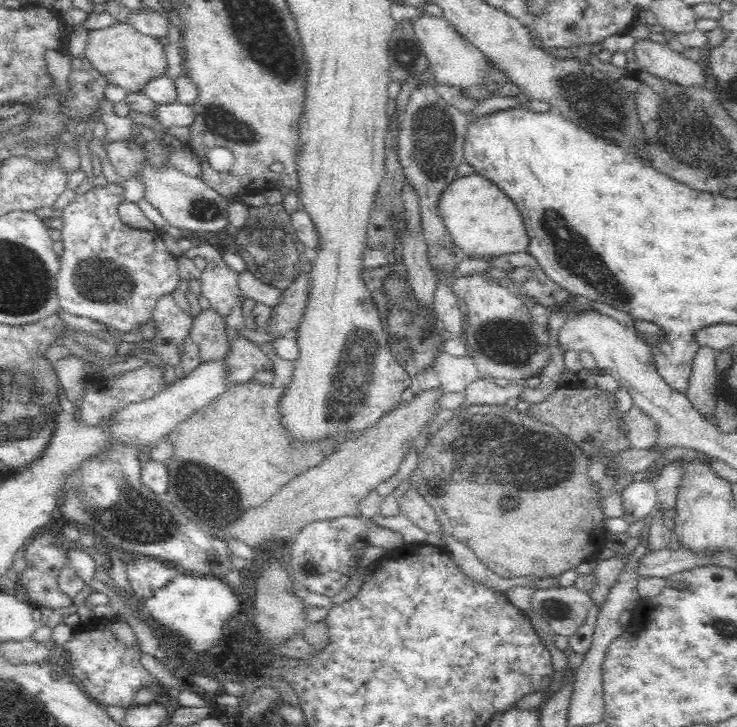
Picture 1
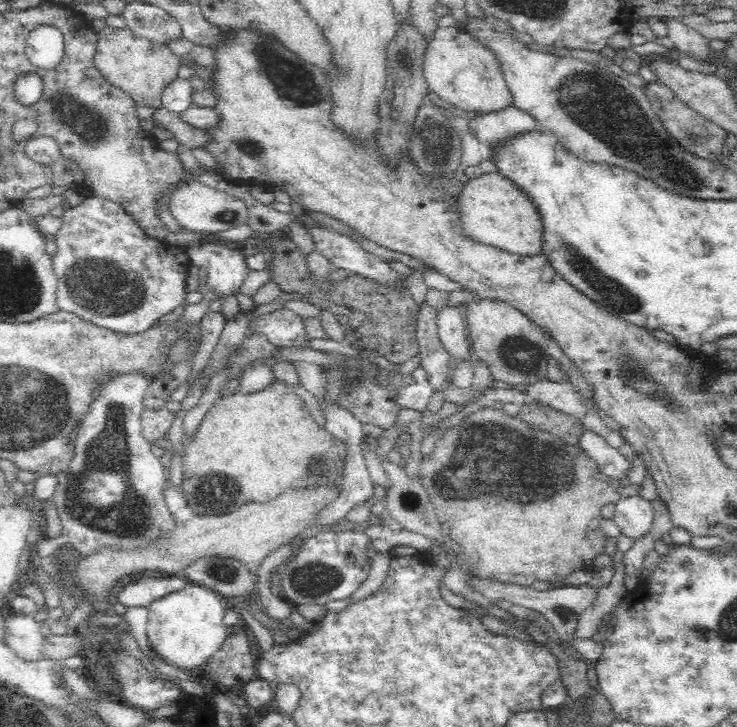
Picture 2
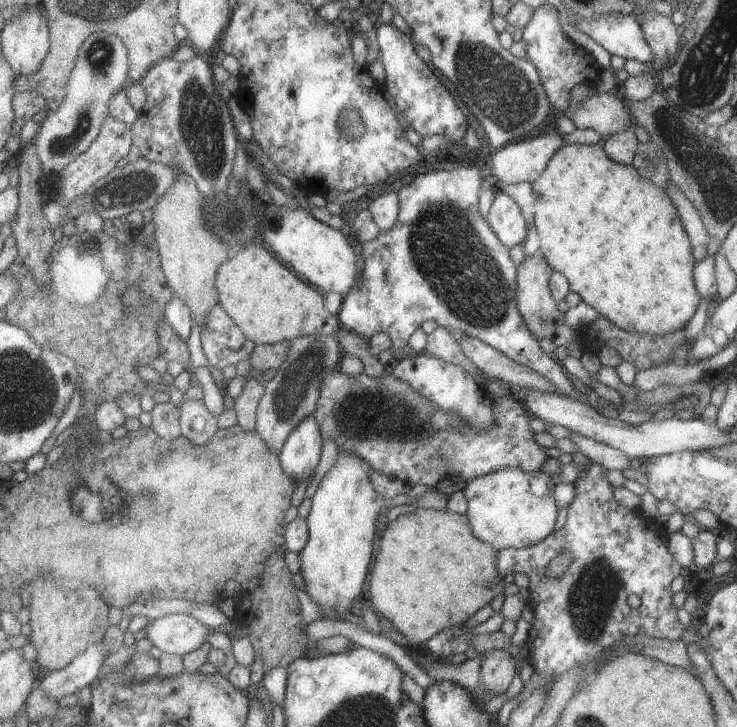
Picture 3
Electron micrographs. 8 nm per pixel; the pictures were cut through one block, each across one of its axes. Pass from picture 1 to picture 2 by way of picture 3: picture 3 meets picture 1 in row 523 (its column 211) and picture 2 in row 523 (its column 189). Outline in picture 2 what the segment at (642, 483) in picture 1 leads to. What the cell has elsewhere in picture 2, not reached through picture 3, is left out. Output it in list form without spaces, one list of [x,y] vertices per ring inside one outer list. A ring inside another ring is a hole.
[[[639,495],[615,503],[613,520],[621,534],[633,543],[648,535],[654,524],[654,508]]]

